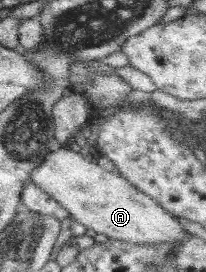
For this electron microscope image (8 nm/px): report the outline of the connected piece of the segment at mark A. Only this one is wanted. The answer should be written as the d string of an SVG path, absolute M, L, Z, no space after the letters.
M67 145L51 152L30 172L29 181L54 198L70 217L94 230L99 238L129 241L138 245L167 243L173 250L188 234L175 215L133 186L123 175L104 170L95 159L73 152Z

